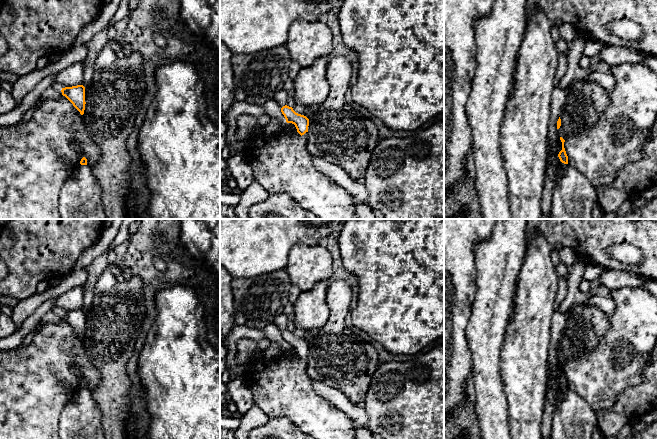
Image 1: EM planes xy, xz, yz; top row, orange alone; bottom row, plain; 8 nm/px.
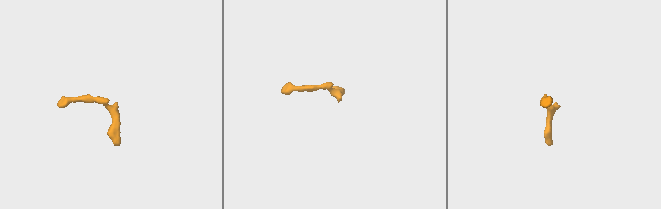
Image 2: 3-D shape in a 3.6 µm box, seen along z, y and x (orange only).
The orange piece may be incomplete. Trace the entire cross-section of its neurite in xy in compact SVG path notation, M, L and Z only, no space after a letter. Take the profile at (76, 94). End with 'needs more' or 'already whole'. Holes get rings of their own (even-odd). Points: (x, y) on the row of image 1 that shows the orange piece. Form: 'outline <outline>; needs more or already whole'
outline M77 85L72 87L65 87L61 90L62 95L65 96L73 106L80 112L81 115L84 114L85 110L85 87L83 85Z; already whole

